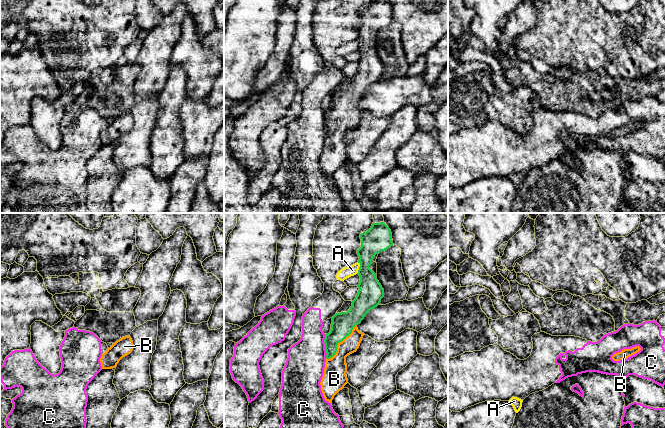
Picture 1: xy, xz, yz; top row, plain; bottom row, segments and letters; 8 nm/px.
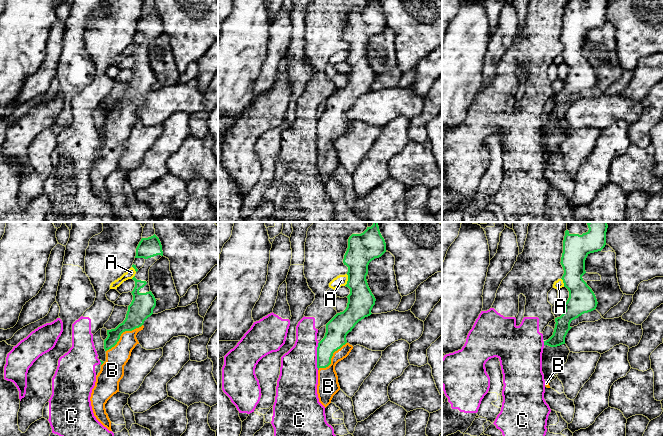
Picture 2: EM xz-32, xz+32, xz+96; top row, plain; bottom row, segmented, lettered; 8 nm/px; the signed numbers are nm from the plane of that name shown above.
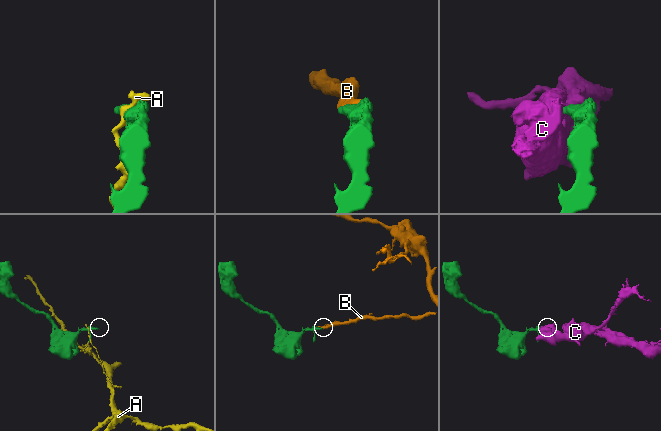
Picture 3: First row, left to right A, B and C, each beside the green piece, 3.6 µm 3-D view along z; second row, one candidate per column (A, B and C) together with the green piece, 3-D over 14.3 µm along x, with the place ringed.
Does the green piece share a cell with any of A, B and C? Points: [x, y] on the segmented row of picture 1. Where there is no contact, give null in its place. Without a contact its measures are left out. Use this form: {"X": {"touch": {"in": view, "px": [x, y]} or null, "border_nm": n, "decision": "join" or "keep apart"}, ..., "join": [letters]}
{"A": {"touch": {"in": "xz", "px": [359, 268]}, "border_nm": 100, "decision": "keep apart"}, "B": {"touch": {"in": "xz", "px": [340, 341]}, "border_nm": 380, "decision": "join"}, "C": {"touch": {"in": "xz", "px": [325, 346]}, "border_nm": 190, "decision": "keep apart"}, "join": ["B"]}

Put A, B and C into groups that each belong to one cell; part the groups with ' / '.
A / B / C

